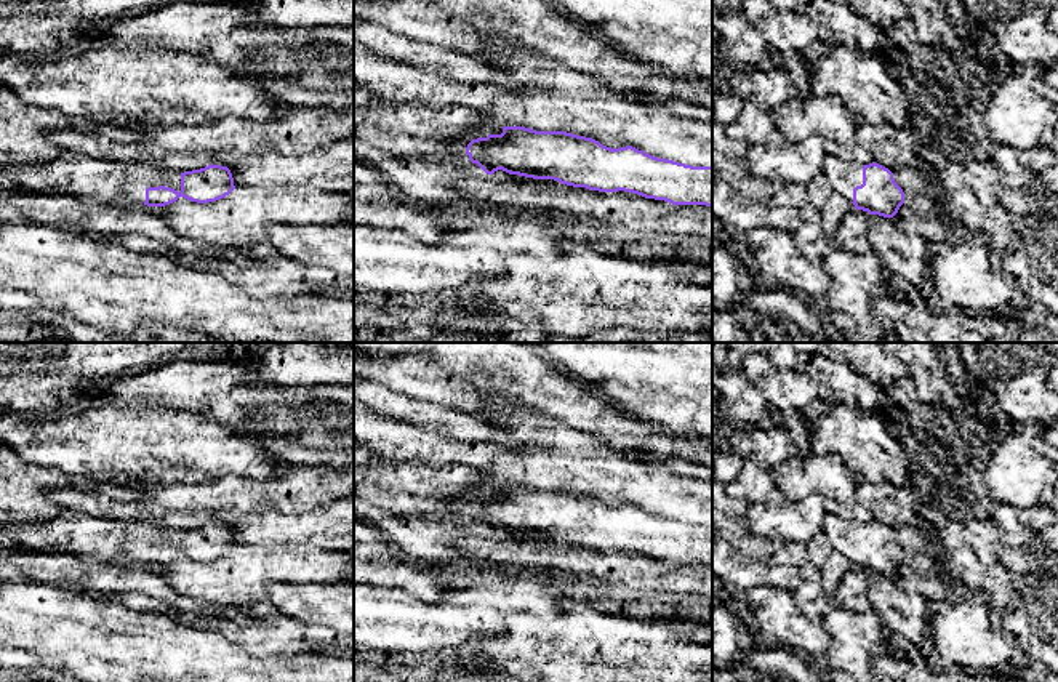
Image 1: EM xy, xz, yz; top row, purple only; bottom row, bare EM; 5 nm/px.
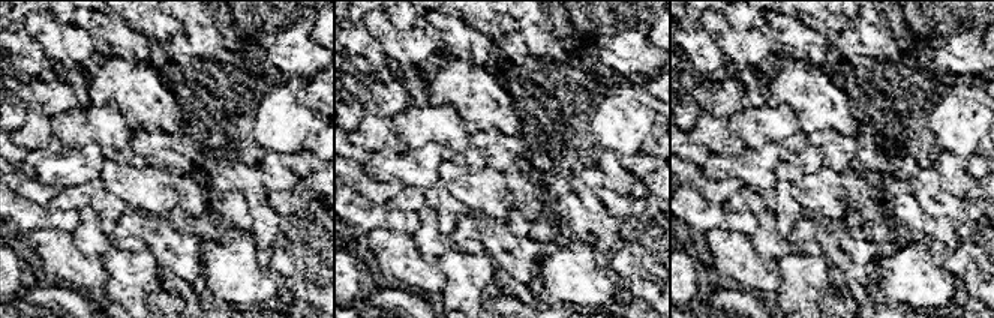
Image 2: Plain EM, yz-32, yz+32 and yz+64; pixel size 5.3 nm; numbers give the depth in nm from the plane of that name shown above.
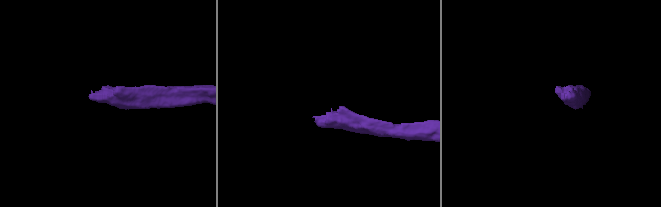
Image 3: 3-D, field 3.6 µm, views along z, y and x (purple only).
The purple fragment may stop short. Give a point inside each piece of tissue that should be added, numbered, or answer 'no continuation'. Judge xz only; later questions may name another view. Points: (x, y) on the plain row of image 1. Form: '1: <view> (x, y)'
1: xz (484, 489)

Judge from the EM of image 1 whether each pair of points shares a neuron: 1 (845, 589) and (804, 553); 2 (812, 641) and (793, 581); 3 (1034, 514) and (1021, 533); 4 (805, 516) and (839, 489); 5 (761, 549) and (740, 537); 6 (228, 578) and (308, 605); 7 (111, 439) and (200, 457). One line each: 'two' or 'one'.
1: two
2: two
3: one
4: two
5: one
6: two
7: one

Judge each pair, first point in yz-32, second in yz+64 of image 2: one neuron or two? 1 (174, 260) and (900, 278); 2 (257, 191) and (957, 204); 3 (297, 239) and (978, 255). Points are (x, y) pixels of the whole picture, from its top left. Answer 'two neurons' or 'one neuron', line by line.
1: two neurons
2: one neuron
3: one neuron

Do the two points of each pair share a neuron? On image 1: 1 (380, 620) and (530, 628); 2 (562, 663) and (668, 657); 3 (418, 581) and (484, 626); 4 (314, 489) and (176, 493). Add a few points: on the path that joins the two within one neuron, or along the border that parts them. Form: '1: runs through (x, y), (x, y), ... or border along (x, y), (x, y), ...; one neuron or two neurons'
1: border along (545, 617), (509, 612), (503, 621); two neurons
2: runs through (588, 650), (601, 644), (605, 649), (642, 653); one neuron
3: border along (424, 567), (434, 583), (434, 594), (428, 601); two neurons
4: runs through (280, 493), (210, 495); one neuron

